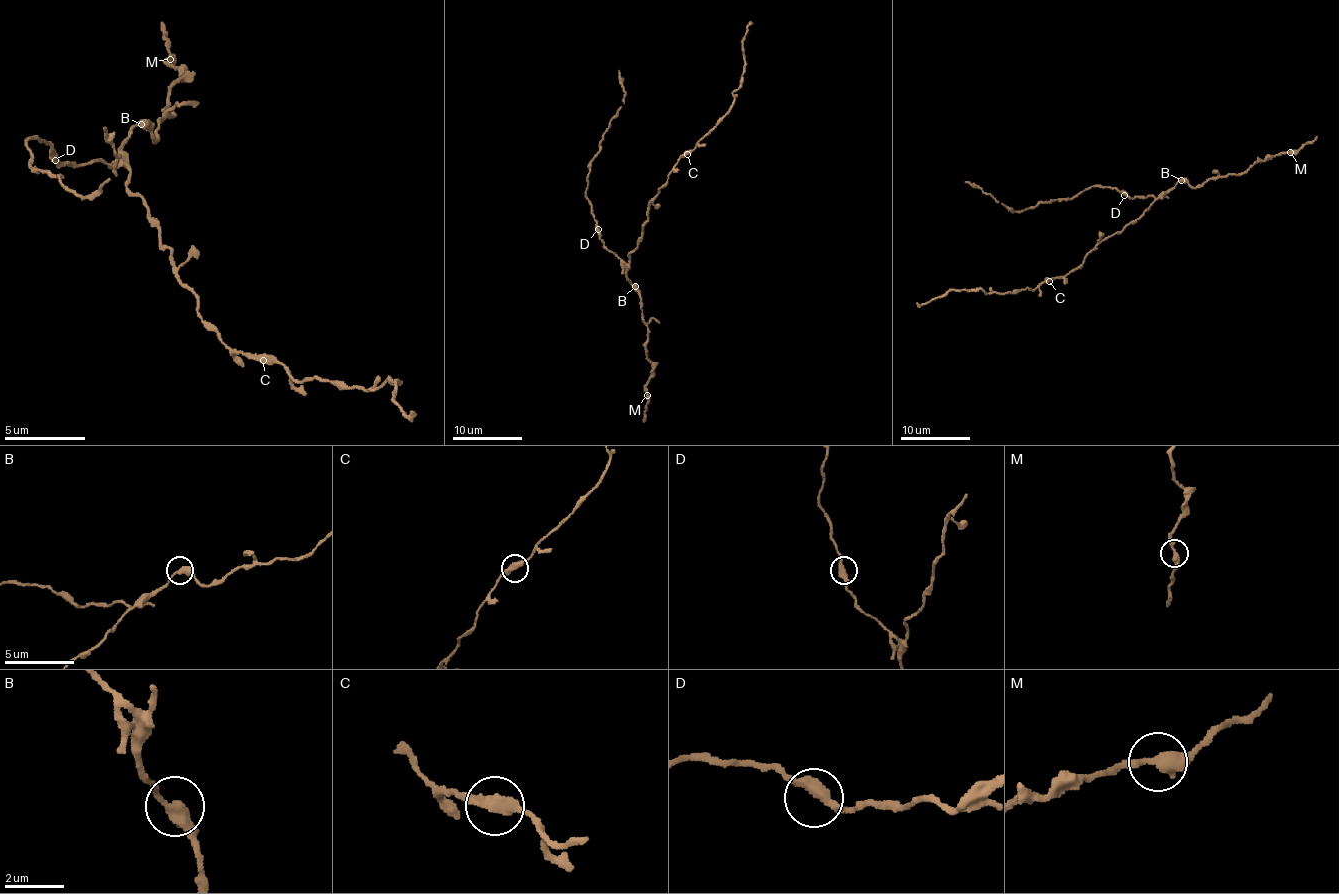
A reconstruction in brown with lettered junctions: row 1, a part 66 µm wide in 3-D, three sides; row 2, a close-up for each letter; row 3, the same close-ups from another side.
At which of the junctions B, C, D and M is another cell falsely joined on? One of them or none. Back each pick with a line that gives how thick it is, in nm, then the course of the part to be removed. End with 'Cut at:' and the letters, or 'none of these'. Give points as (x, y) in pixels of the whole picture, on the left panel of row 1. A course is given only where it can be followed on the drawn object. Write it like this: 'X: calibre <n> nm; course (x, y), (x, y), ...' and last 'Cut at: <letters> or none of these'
Cut at: none of these

